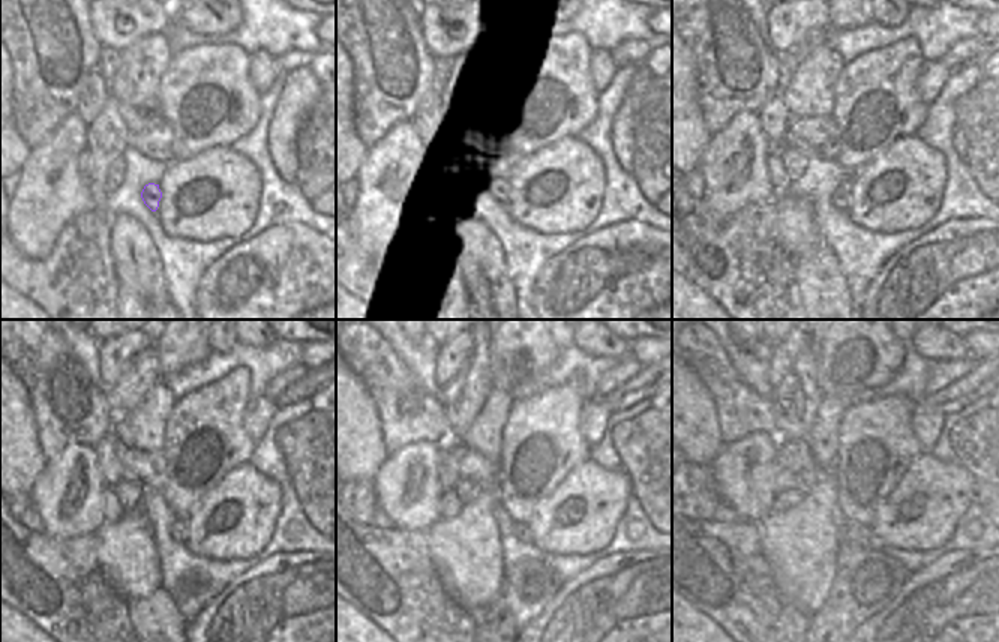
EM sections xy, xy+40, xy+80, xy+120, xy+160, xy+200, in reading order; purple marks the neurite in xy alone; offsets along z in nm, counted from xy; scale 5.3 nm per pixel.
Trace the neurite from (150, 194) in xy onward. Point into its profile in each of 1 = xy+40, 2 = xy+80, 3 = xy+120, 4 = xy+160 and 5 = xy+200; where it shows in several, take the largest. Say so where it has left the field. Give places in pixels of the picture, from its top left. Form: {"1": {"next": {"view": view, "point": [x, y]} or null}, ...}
{"1": {"next": {"view": "xy+40", "point": [495, 197]}}, "2": {"next": {"view": "xy+80", "point": [840, 200]}}, "3": {"next": {"view": "xy+120", "point": [179, 528]}}, "4": {"next": {"view": "xy+160", "point": [519, 530]}}, "5": {"next": {"view": "xy+200", "point": [857, 533]}}}

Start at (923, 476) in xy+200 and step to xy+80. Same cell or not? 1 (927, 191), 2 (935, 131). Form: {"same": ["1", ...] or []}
{"same": ["1"]}

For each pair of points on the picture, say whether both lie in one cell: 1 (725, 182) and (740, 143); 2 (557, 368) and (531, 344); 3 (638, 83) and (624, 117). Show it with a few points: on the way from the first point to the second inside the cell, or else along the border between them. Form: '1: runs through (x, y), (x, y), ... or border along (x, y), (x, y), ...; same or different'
1: runs through (734, 173), (740, 152); same
2: border along (561, 350), (546, 369), (522, 383); different
3: runs through (635, 92), (627, 108); same

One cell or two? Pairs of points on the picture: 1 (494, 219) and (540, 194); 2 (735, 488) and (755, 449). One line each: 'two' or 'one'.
1: two
2: one

